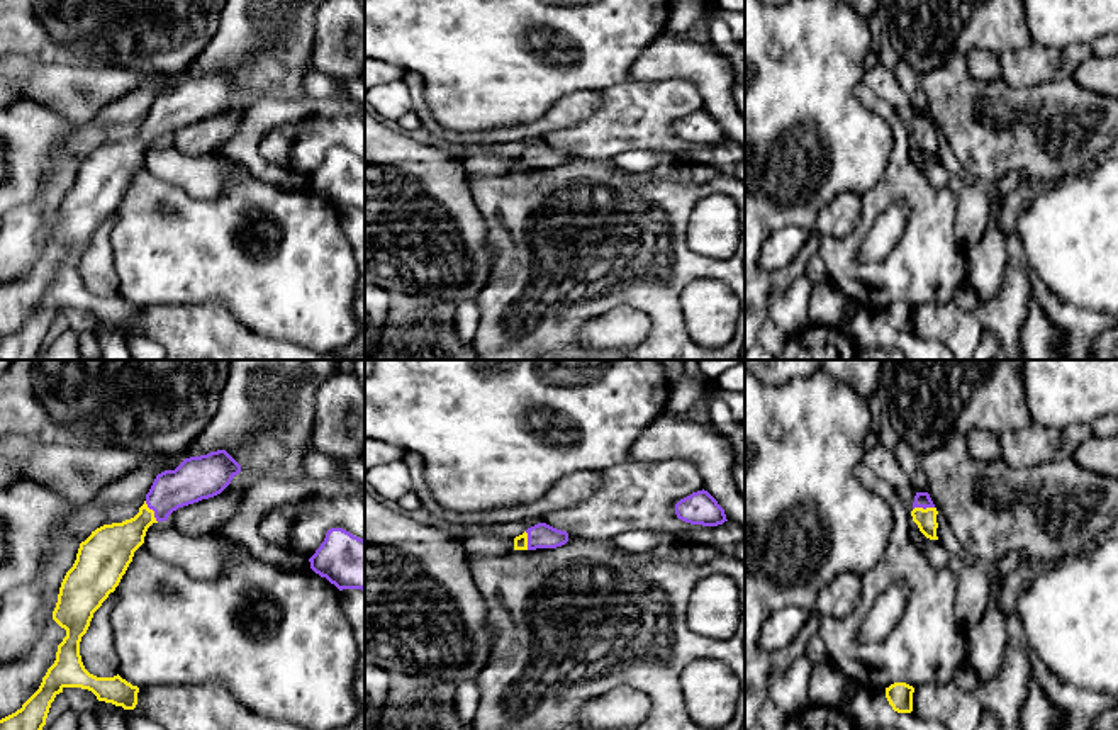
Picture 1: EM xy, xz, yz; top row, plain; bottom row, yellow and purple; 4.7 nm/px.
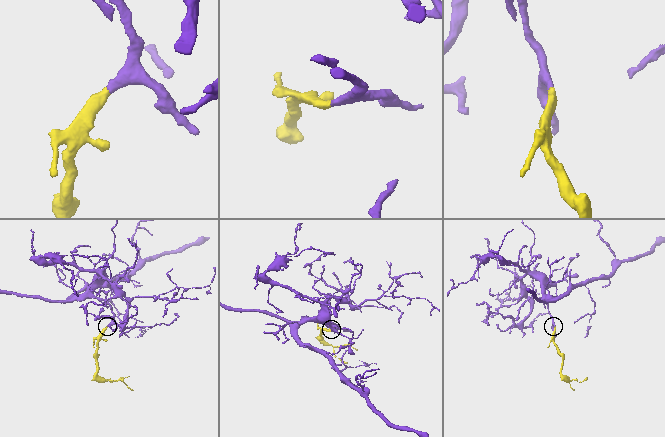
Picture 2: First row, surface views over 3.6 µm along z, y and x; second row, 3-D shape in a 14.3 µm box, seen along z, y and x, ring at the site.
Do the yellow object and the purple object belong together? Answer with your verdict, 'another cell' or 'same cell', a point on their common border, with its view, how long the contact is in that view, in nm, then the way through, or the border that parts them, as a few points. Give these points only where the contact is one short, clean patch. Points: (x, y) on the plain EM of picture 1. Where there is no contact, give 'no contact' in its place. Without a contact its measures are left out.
same cell; contact xy (153, 131); length 120 nm; way xy (112, 165), (153, 131), (177, 107), (194, 99)

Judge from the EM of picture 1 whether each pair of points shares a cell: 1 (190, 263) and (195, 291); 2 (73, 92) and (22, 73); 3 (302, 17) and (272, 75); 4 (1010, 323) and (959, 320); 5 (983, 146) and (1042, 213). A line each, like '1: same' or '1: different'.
1: same
2: same
3: same
4: different
5: different

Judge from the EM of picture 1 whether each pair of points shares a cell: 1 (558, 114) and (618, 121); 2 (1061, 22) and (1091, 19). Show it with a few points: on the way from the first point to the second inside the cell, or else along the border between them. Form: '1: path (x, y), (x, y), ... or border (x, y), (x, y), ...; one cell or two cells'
1: border (601, 92), (601, 102), (589, 116), (552, 133); two cells
2: path (1067, 19), (1084, 19); one cell

